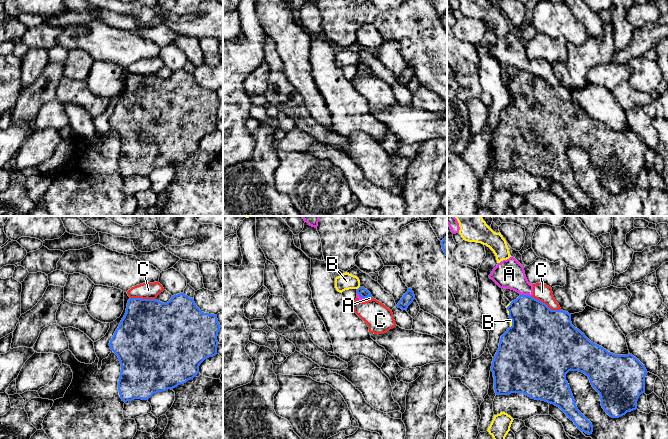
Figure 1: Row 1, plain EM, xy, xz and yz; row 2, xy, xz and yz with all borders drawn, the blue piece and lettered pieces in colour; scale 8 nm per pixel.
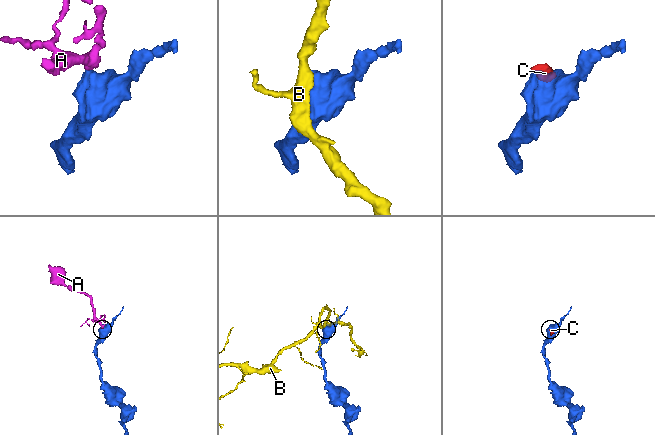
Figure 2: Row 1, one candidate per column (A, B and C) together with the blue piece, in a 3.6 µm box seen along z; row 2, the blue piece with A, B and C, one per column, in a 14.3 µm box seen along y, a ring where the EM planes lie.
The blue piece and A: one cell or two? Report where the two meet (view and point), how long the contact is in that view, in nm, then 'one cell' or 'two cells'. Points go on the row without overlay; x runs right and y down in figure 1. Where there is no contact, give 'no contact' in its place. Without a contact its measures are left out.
yz (526, 71) | 100 nm | two cells

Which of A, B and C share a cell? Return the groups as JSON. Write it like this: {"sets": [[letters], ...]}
{"sets": [["A", "C"], ["B"]]}

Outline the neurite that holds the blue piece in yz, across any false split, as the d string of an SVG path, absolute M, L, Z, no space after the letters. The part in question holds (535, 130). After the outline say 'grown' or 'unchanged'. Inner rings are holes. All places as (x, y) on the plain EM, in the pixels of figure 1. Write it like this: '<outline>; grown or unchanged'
M520 70L507 86L512 102L501 112L491 142L496 171L523 169L531 175L554 180L580 207L590 211L593 208L592 199L578 186L566 157L569 147L579 147L589 154L600 171L602 184L610 193L619 194L637 185L638 174L645 168L648 148L636 133L608 128L572 101L571 90L551 86L532 72Z; unchanged

